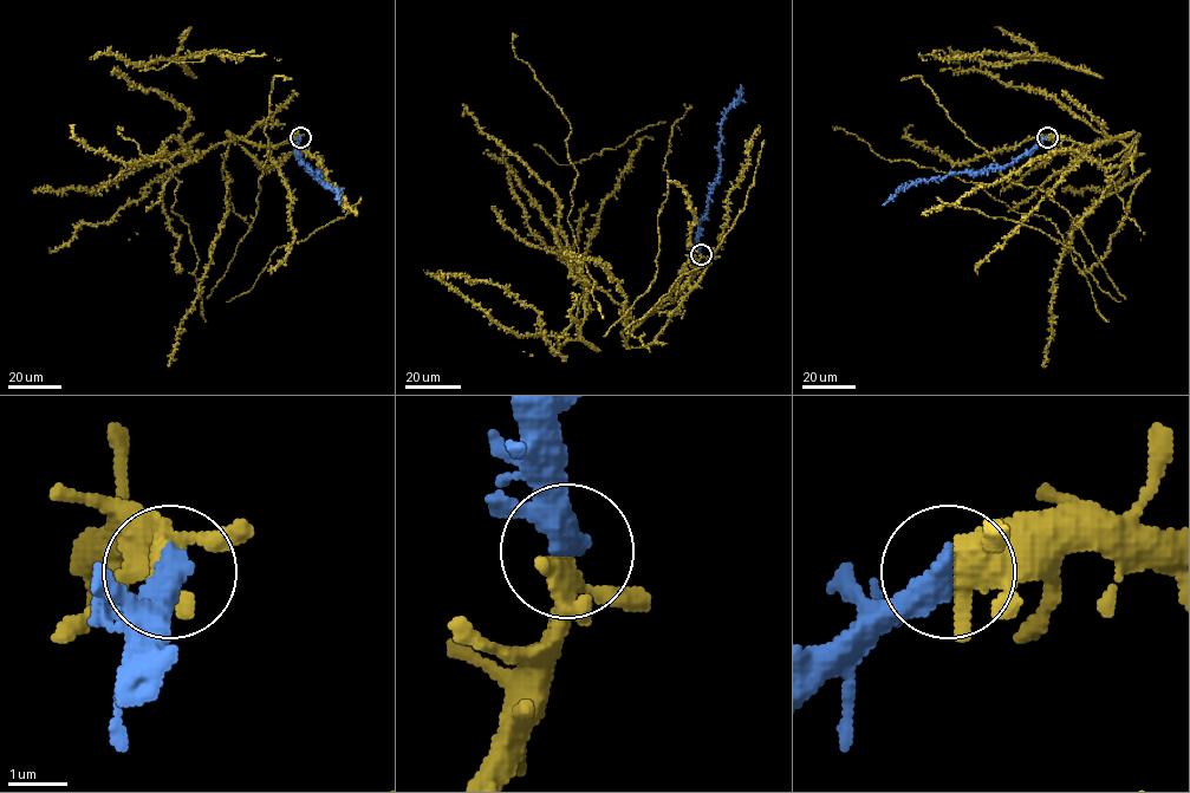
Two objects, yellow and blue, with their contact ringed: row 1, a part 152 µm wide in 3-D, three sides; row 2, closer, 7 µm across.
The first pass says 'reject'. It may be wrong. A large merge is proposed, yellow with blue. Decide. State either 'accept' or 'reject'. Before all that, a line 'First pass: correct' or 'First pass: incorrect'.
First pass: incorrect
accept

